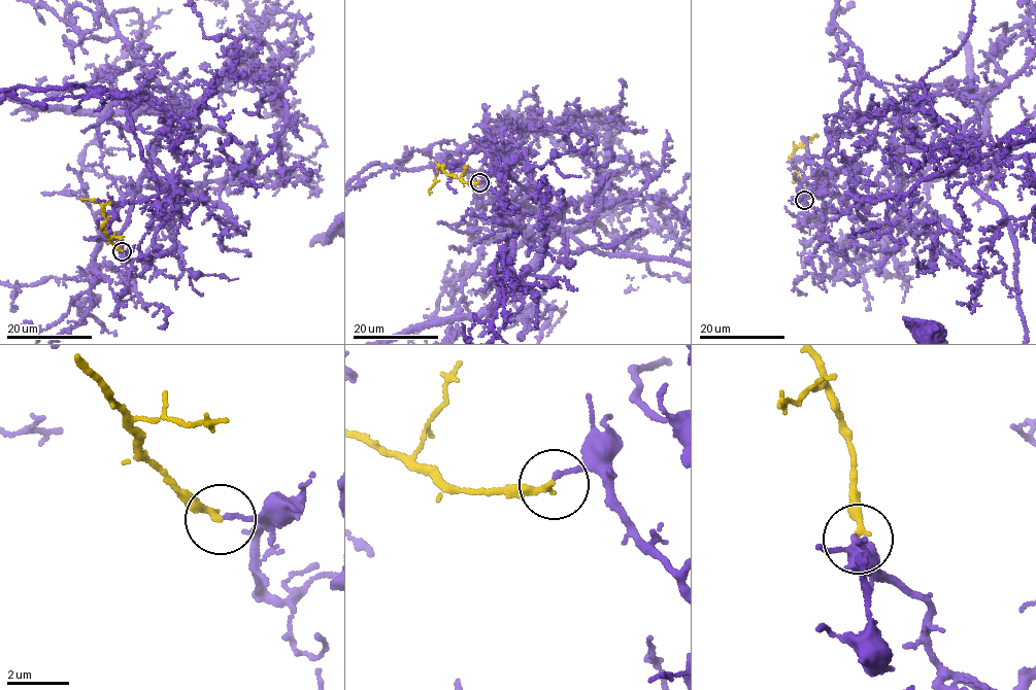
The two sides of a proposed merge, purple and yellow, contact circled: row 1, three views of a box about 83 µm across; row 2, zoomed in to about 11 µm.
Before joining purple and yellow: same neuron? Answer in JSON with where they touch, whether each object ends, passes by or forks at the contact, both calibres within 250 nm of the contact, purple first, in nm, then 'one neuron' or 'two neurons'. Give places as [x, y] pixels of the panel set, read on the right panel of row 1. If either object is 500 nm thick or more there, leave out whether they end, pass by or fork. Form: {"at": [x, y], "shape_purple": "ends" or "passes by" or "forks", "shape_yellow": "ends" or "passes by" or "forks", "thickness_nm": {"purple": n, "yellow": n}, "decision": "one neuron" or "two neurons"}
{"at": [804, 200], "shape_purple": "ends", "shape_yellow": "ends", "thickness_nm": {"purple": 130, "yellow": 220}, "decision": "two neurons"}

